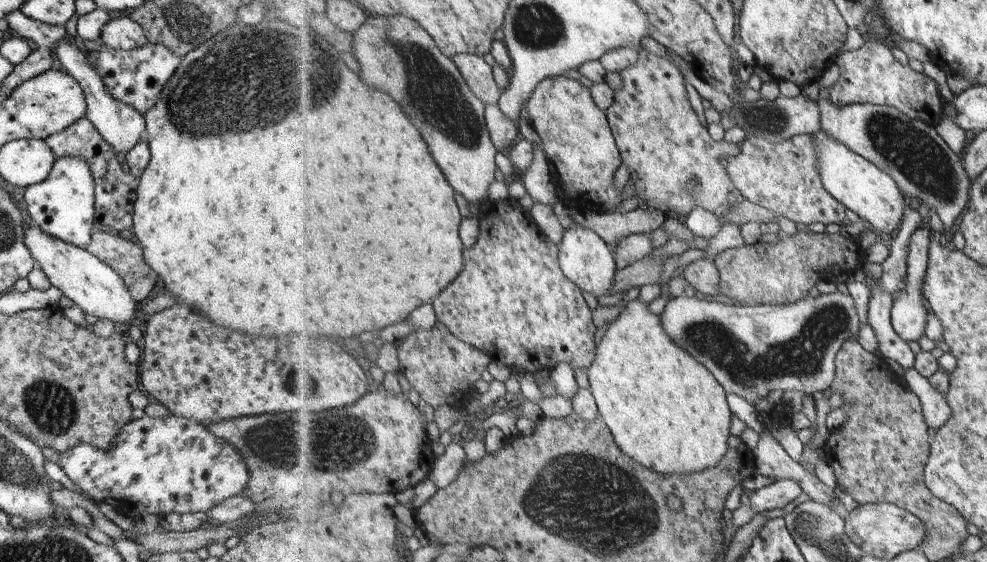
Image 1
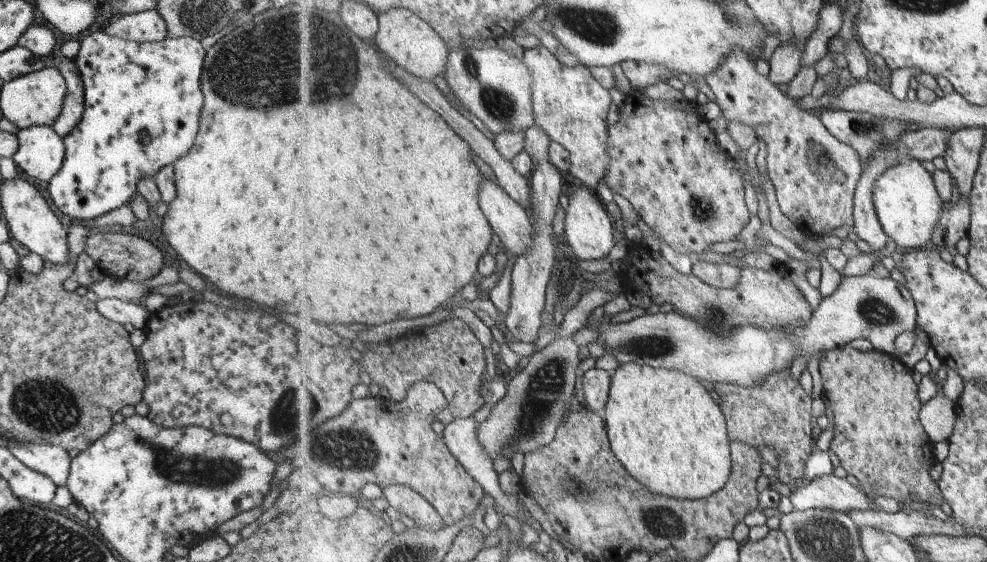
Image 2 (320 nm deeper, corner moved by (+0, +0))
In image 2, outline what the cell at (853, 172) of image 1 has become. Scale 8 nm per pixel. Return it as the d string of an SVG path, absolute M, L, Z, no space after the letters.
M911 159L887 169L874 186L873 198L879 220L893 244L907 249L932 245L936 224L945 209L929 165Z

